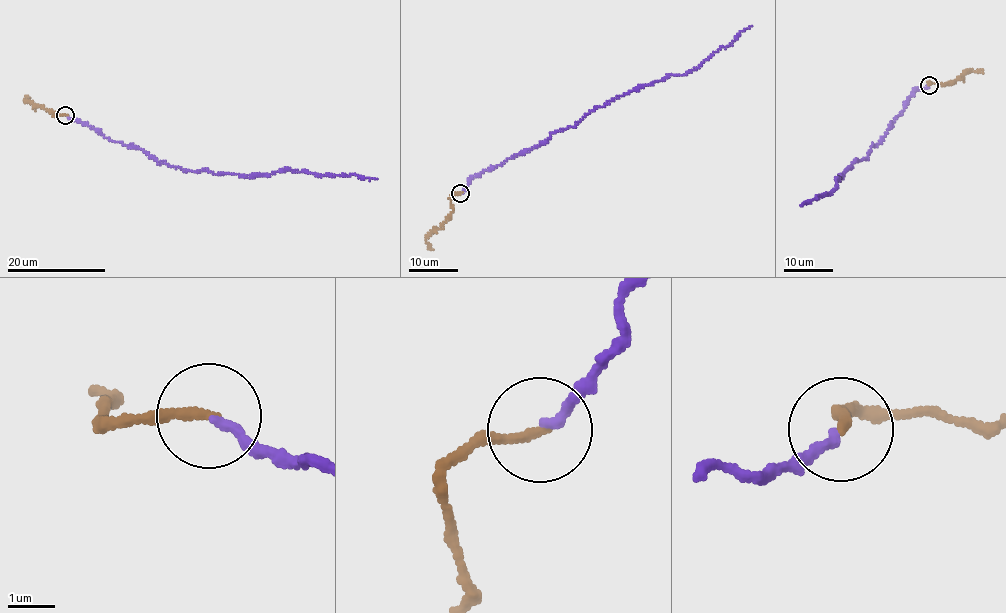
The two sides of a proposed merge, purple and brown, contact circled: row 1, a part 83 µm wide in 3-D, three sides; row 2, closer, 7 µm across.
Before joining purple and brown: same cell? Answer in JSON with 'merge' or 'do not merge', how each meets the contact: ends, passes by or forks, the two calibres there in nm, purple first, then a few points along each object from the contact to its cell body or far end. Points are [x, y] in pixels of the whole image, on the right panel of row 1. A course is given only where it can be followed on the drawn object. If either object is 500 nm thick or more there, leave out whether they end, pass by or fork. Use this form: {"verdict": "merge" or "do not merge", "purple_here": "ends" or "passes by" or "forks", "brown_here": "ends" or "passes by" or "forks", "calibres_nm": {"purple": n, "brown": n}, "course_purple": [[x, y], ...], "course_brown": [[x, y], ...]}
{"verdict": "merge", "purple_here": "ends", "brown_here": "ends", "calibres_nm": {"purple": 200, "brown": 220}, "course_purple": [[928, 85], [914, 89], [877, 144], [873, 144], [866, 158], [857, 159], [841, 175], [837, 187], [800, 205]], "course_brown": [[929, 85], [928, 83], [947, 84], [961, 79], [966, 72], [983, 70]]}

